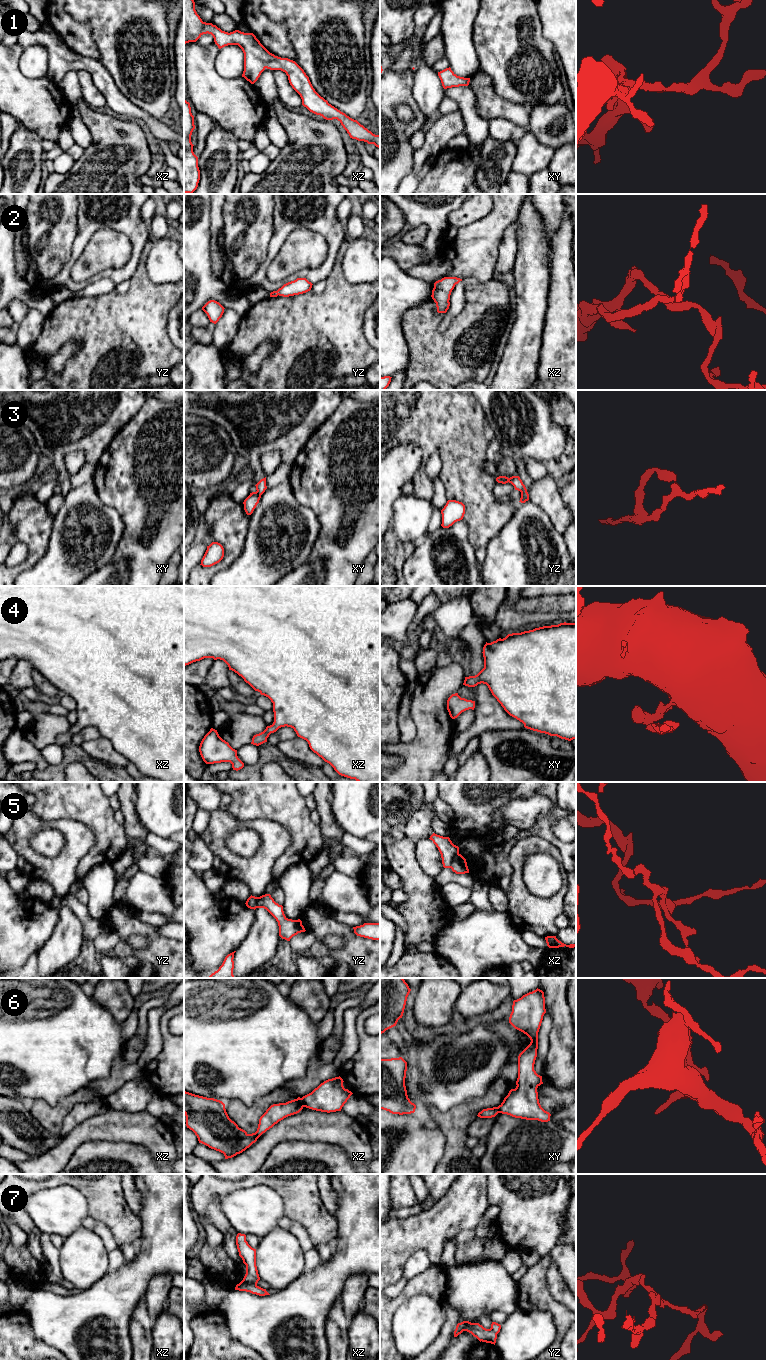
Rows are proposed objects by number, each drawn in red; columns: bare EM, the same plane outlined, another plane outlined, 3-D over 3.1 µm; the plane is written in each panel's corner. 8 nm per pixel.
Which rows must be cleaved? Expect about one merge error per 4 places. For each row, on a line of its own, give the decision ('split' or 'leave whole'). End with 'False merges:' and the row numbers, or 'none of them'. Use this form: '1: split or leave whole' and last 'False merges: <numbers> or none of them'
1: leave whole
2: leave whole
3: leave whole
4: leave whole
5: split
6: split
7: split
False merges: 5, 6, 7

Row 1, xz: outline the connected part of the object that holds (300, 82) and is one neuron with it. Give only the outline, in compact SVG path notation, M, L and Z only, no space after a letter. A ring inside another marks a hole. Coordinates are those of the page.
M184 0L184 45L196 42L203 34L211 34L219 49L238 45L244 53L244 77L254 84L267 68L286 73L292 88L300 95L302 105L310 112L326 120L337 119L350 138L374 144L380 148L380 135L375 135L357 120L354 120L328 103L313 88L304 70L293 60L270 53L253 33L239 30L225 32L212 23L203 22L195 10L194 0Z

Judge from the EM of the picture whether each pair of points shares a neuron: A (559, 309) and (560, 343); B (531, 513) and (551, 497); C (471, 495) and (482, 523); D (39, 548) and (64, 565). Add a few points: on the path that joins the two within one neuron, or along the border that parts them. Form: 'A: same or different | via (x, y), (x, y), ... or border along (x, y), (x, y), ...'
A: same | via (560, 317), (560, 335)
B: different | border along (529, 499), (542, 509), (553, 526)
C: same | via (478, 502), (482, 507), (482, 516)
D: different | border along (52, 529), (46, 552), (29, 568)

